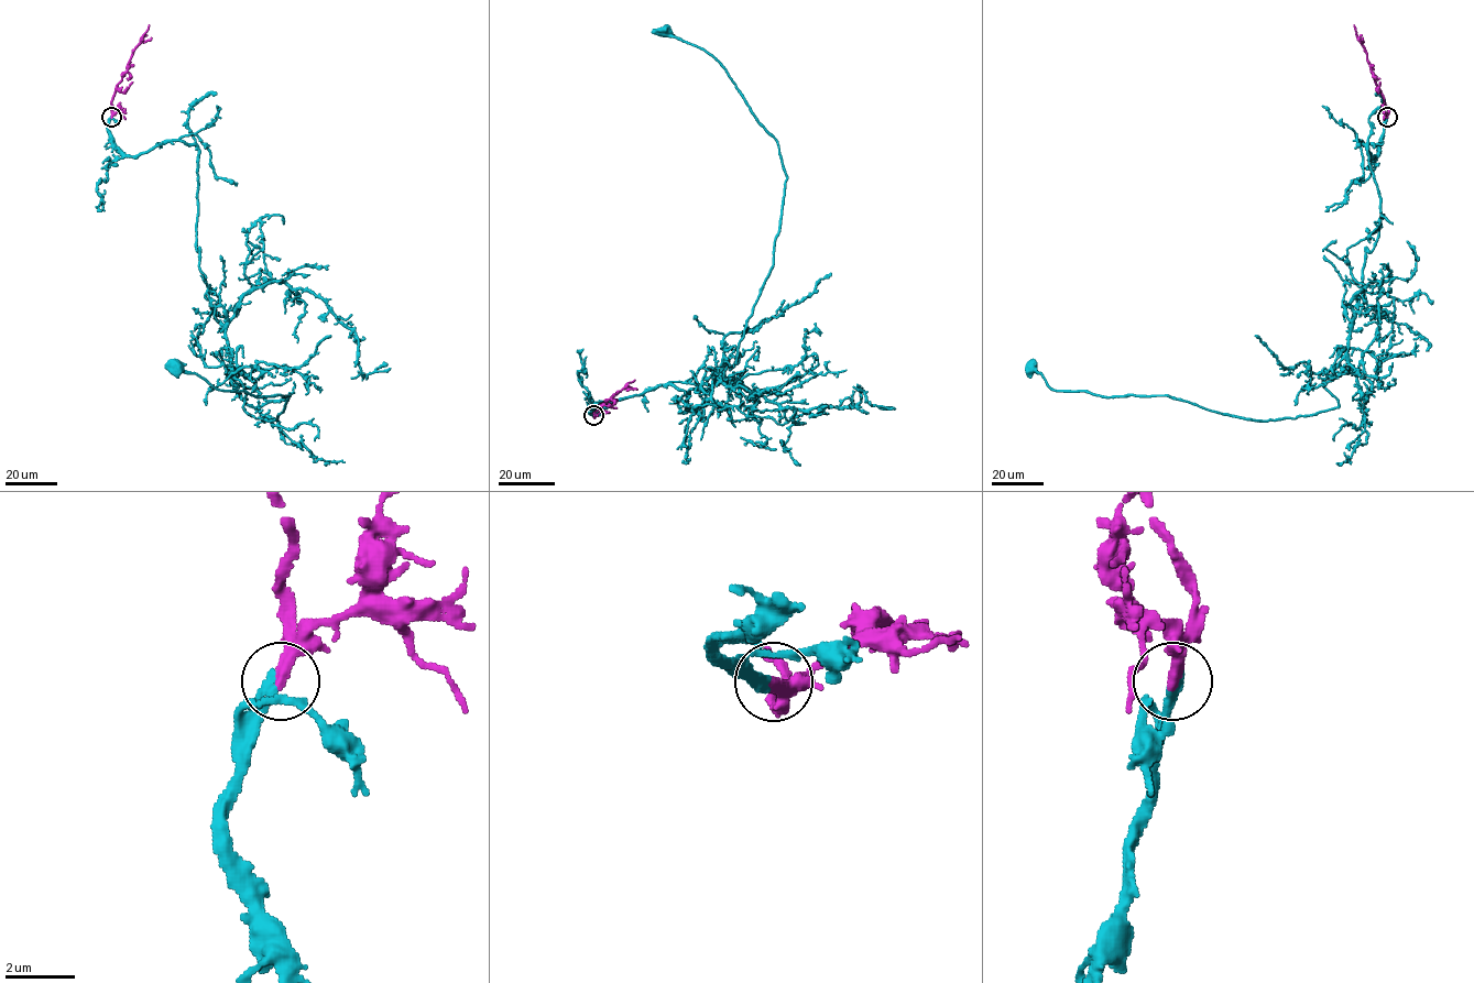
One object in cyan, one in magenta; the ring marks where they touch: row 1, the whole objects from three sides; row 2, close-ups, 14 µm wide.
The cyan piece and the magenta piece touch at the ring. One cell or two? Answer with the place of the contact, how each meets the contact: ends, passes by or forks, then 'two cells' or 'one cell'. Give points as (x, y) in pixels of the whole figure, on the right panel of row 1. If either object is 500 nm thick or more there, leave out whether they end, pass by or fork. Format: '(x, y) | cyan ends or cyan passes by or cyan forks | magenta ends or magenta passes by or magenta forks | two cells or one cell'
(1387, 117) | cyan ends | magenta ends | one cell

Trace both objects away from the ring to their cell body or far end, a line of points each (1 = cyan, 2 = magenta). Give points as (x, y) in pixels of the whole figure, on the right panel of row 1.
1: (1386, 117), (1375, 155), (1357, 141), (1380, 216), (1322, 381), (1338, 407), (1255, 421), (1055, 391), (1030, 364)
2: (1386, 117), (1388, 109), (1354, 24)

